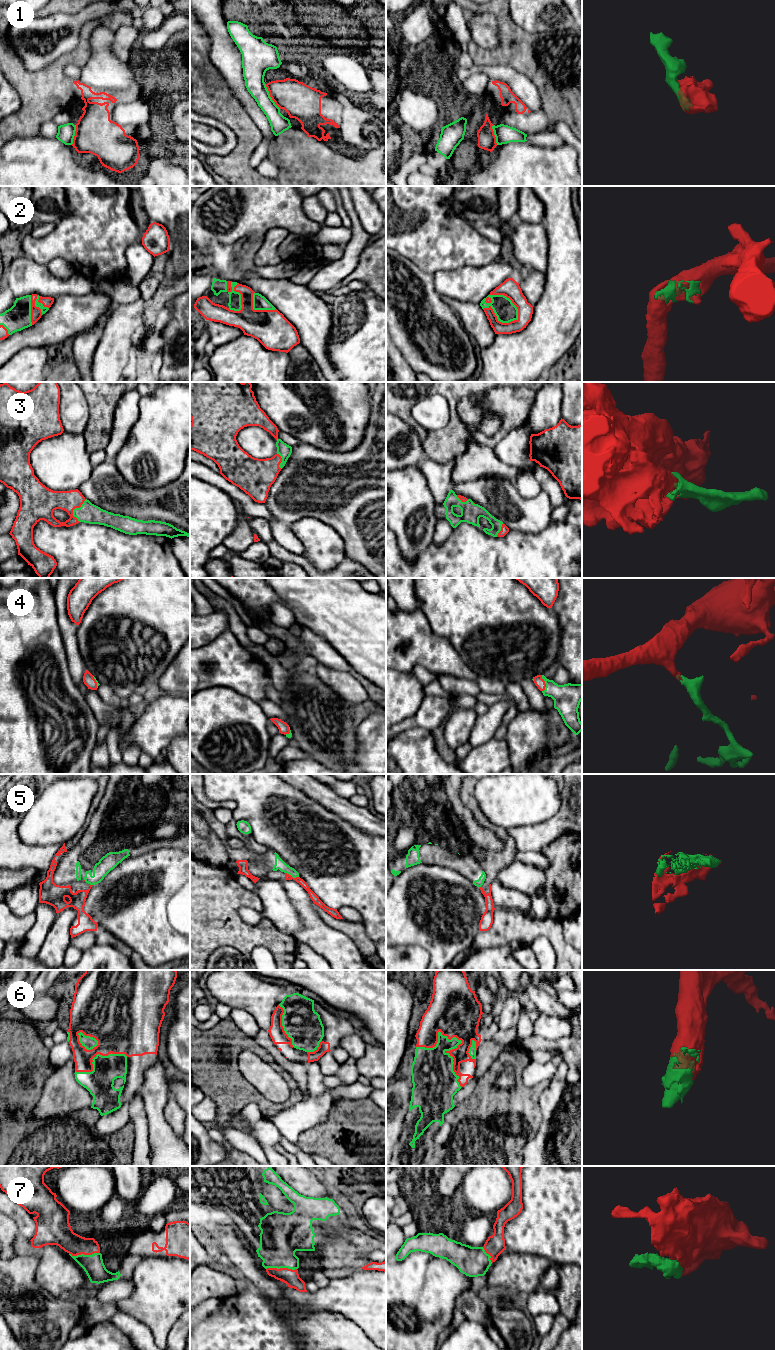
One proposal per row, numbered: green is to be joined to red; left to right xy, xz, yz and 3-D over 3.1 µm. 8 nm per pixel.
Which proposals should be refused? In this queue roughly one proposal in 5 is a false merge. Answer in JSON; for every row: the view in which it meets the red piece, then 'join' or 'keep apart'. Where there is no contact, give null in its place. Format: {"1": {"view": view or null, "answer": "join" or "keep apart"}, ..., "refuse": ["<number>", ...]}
{"1": {"view": "xz", "answer": "keep apart"}, "2": {"view": "yz", "answer": "join"}, "3": {"view": "xy", "answer": "join"}, "4": {"view": "yz", "answer": "join"}, "5": {"view": "xz", "answer": "keep apart"}, "6": {"view": "yz", "answer": "join"}, "7": {"view": "xy", "answer": "join"}, "refuse": ["1", "5"]}

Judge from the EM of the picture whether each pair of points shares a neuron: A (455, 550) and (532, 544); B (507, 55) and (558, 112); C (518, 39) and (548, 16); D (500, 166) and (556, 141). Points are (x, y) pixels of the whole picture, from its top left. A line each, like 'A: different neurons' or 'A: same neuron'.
A: same neuron
B: same neuron
C: different neurons
D: different neurons

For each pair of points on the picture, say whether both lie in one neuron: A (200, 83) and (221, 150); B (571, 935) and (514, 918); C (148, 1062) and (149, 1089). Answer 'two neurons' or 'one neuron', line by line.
A: two neurons
B: two neurons
C: two neurons

